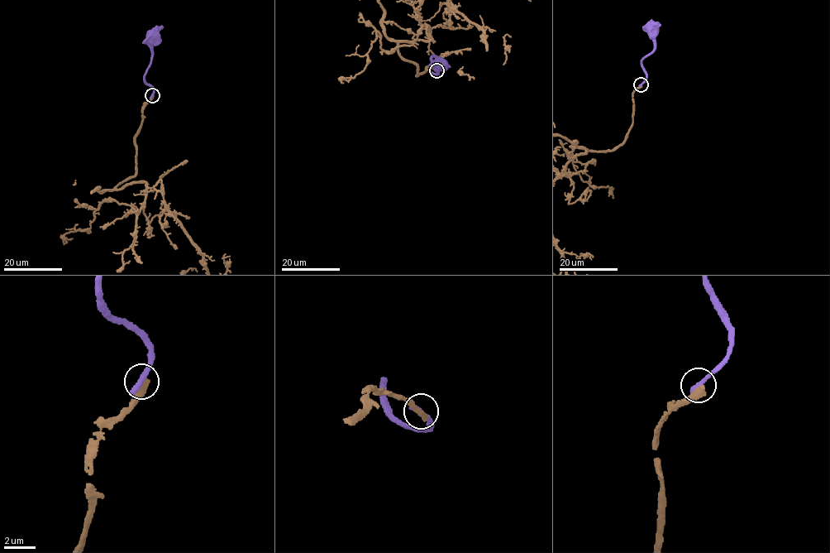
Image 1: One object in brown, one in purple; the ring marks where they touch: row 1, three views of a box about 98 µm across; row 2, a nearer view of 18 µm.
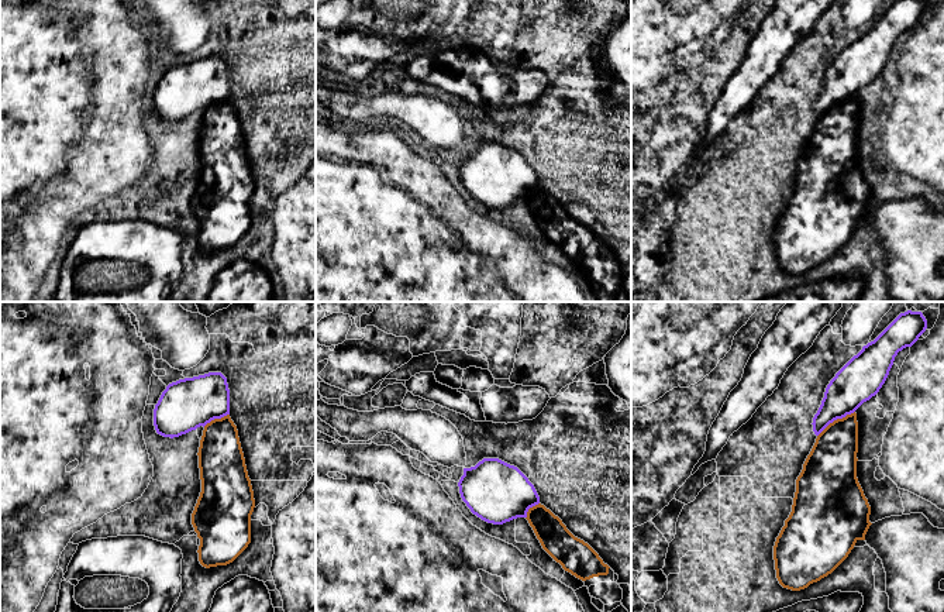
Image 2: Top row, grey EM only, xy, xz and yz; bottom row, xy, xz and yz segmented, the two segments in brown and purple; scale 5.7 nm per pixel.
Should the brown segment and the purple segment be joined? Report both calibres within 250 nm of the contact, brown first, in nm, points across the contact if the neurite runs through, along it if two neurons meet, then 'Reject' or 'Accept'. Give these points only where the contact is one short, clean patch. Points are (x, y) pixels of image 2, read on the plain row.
Thickness 280 nm (brown) against 240 nm. Reject

